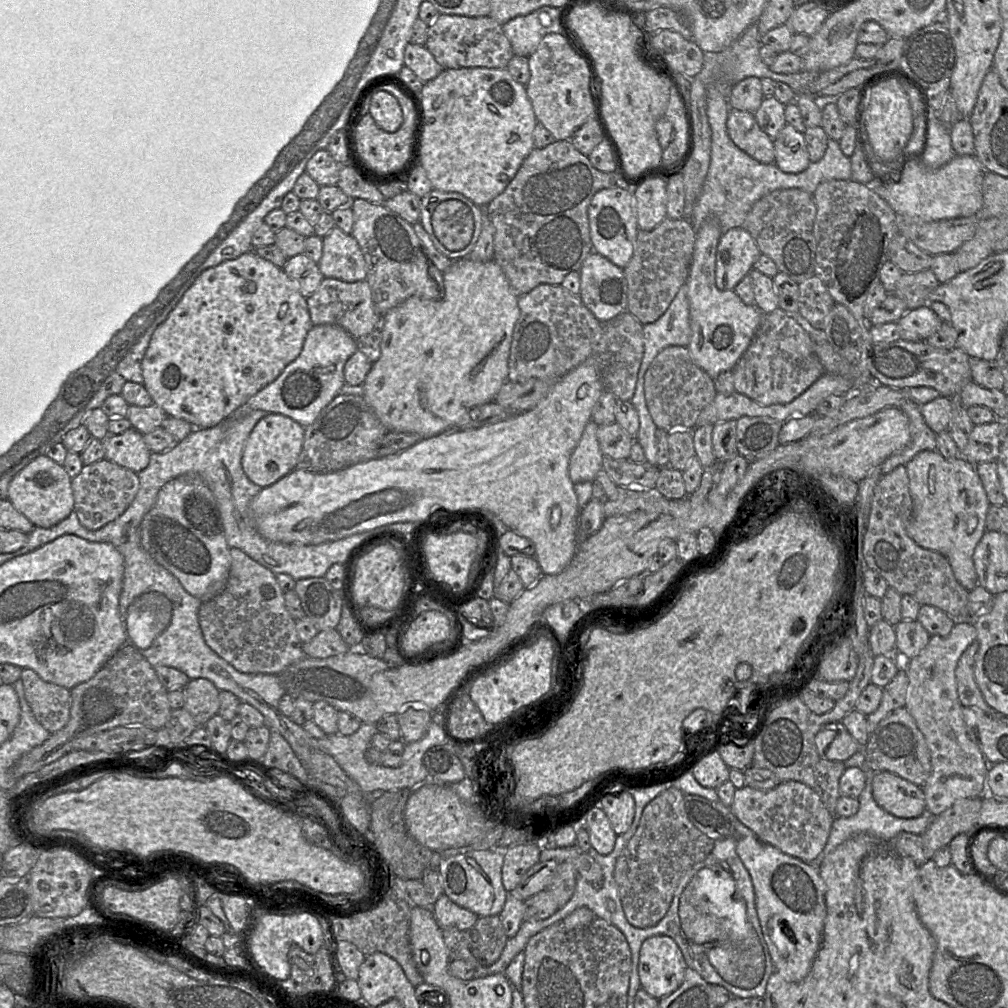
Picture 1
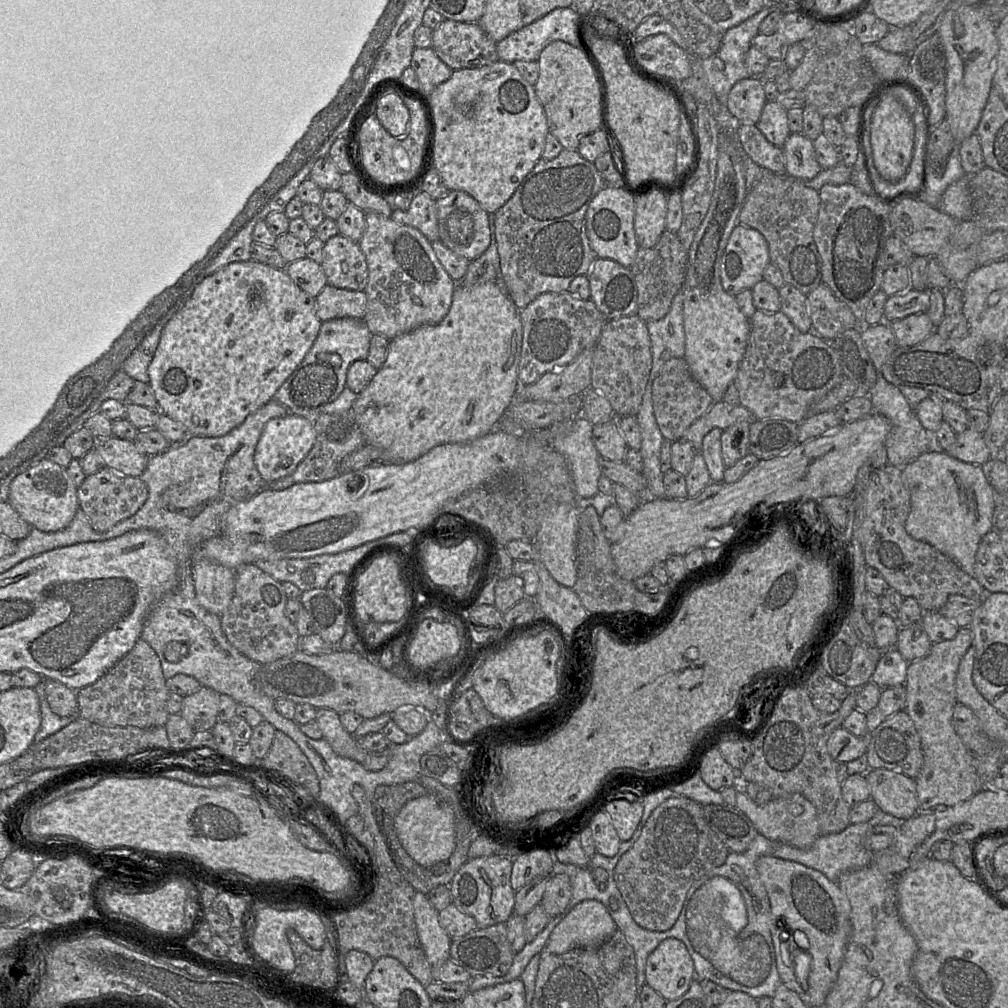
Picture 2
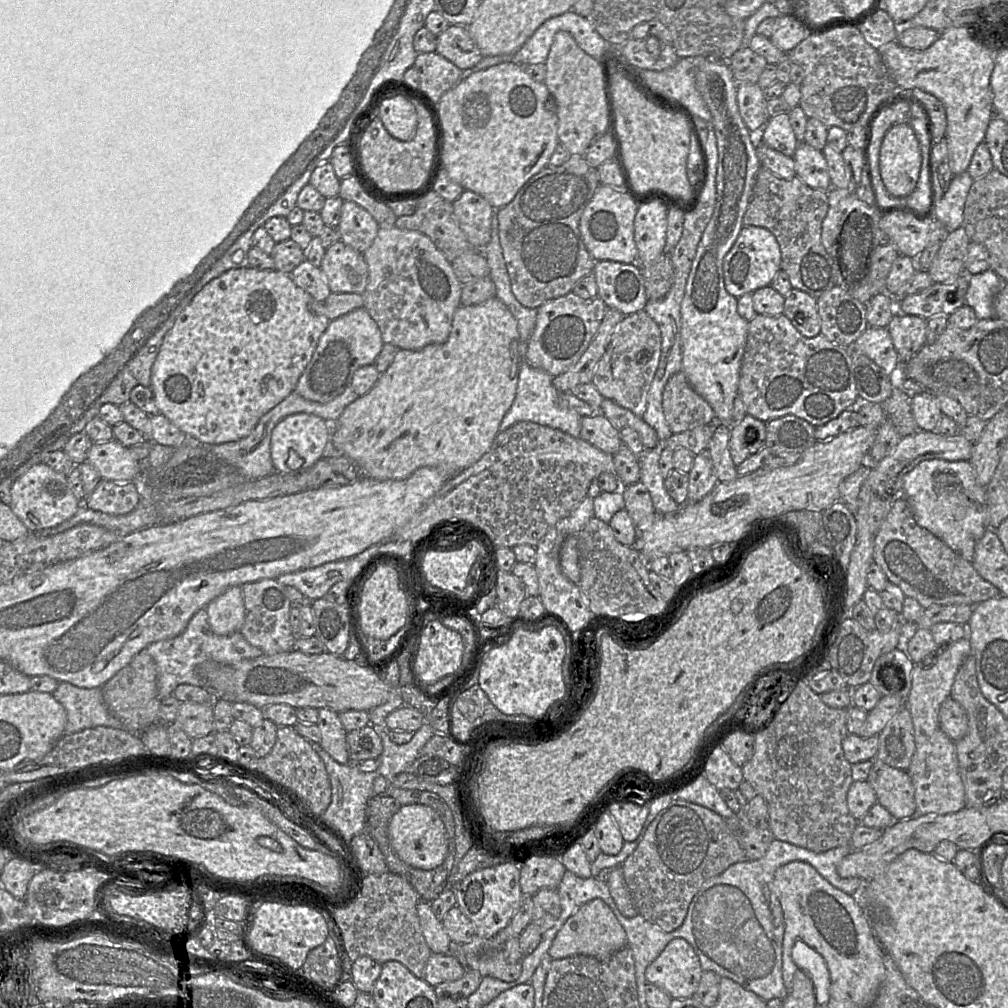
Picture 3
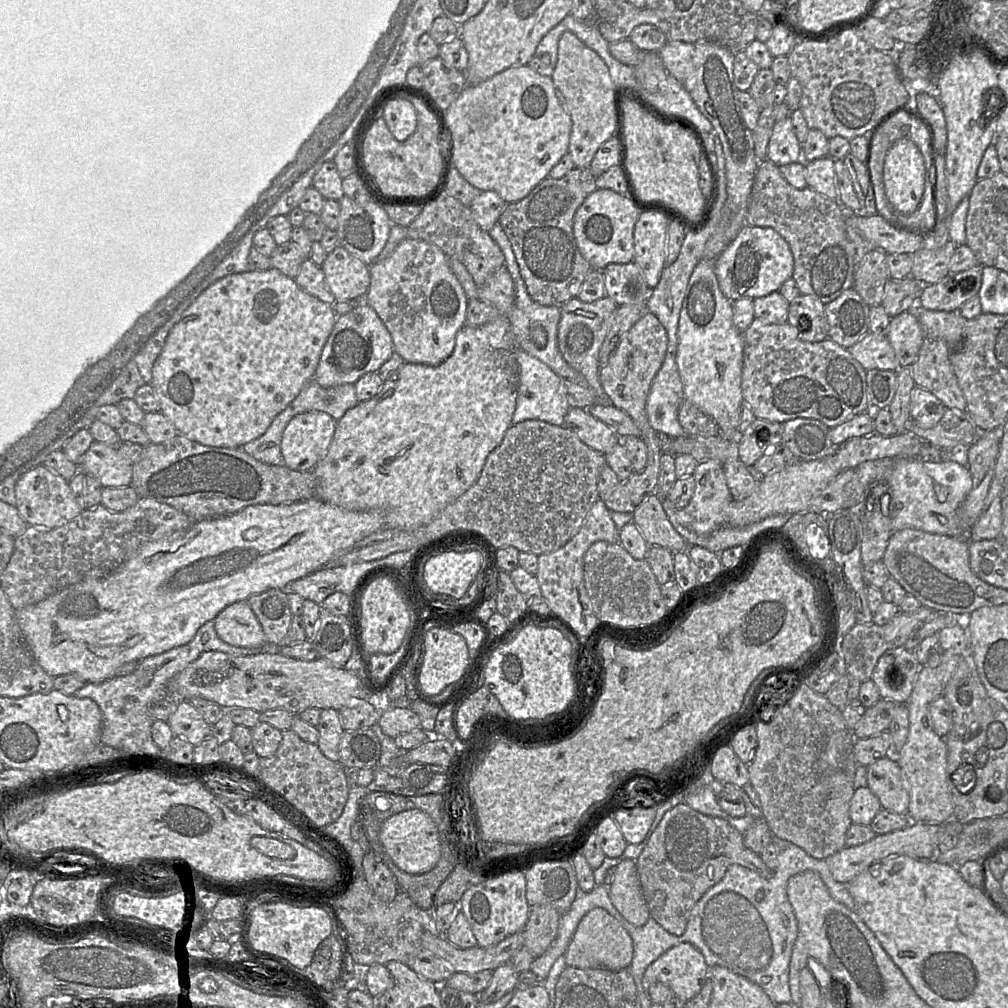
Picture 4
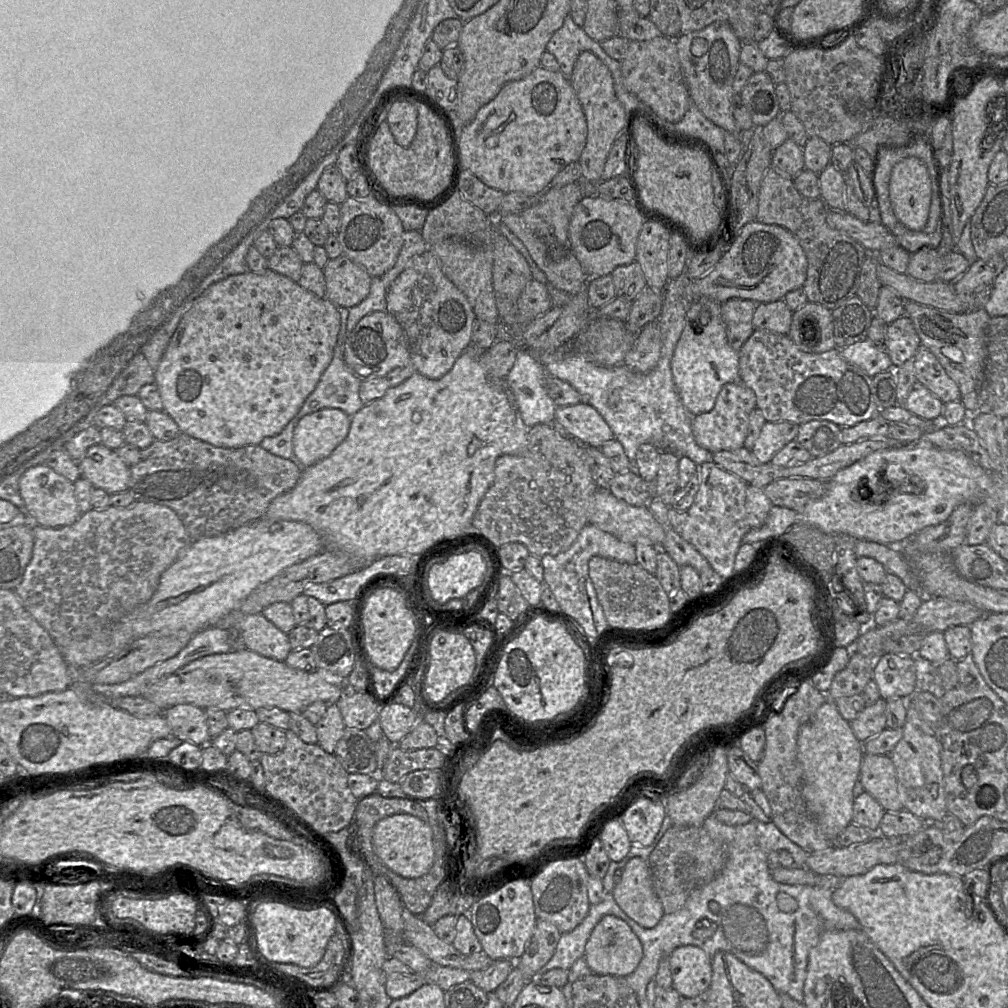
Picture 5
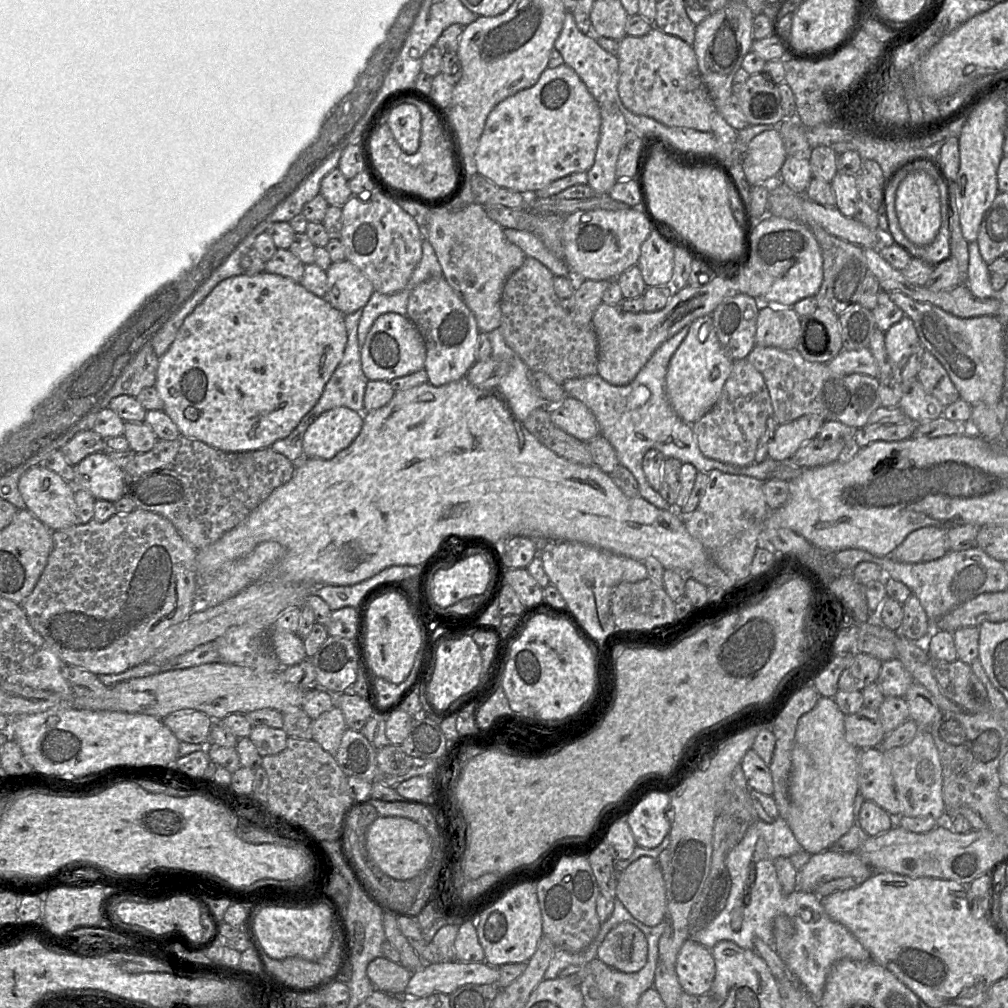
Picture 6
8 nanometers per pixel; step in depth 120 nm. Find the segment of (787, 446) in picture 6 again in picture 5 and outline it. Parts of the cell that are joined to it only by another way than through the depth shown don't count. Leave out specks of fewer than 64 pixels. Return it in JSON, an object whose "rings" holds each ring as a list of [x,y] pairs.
{"rings":[[[766,421],[751,452],[761,463],[770,463],[780,449],[796,439],[798,431],[798,424]]]}

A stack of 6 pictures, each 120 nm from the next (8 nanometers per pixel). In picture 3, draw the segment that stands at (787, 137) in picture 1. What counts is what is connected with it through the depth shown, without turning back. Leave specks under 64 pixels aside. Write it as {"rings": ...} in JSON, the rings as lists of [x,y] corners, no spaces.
{"rings":[[[800,142],[792,156],[796,176],[808,187],[827,192],[832,188],[827,162],[822,151]]]}

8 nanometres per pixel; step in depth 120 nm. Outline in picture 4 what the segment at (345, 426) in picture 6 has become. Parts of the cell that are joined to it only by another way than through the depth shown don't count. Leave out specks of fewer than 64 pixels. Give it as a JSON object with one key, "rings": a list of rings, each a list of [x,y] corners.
{"rings":[[[311,411],[297,414],[286,426],[281,440],[284,465],[291,470],[312,470],[326,454],[337,421],[329,414]]]}

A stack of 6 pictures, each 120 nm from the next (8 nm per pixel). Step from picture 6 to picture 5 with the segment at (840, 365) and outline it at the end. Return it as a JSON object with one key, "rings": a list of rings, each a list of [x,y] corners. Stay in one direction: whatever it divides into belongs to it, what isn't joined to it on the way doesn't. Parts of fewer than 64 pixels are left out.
{"rings":[[[868,339],[858,341],[840,350],[841,356],[861,368],[868,376],[892,369],[892,362],[885,349],[878,349]]]}

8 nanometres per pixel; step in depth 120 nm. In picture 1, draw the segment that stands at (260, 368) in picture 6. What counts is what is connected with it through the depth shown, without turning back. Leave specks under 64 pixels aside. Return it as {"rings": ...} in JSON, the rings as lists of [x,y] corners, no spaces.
{"rings":[[[249,251],[236,259],[224,261],[201,273],[167,319],[156,328],[142,360],[143,385],[151,396],[153,404],[160,407],[168,416],[186,420],[194,428],[212,428],[227,419],[249,398],[272,383],[285,367],[299,356],[305,338],[313,325],[307,298],[301,294],[297,284],[286,274],[283,268],[279,268],[255,252]]]}

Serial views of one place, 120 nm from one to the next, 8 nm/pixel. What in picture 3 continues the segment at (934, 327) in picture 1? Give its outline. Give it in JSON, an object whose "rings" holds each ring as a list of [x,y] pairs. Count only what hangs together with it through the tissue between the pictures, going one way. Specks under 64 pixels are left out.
{"rings":[[[896,312],[887,329],[901,362],[913,357],[926,344],[927,319]]]}

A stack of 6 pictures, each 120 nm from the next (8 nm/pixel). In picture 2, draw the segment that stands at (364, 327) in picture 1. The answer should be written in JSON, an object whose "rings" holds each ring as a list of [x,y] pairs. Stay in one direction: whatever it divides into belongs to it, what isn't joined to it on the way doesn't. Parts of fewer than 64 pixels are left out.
{"rings":[[[327,284],[315,297],[315,302],[321,322],[345,317],[363,320],[366,314],[365,291],[340,289]]]}

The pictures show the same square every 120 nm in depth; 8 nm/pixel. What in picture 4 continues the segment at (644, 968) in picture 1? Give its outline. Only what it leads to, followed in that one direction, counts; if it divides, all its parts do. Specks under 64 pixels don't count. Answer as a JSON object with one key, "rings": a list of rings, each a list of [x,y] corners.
{"rings":[[[688,942],[680,943],[663,953],[645,970],[643,986],[649,994],[653,982],[662,982],[683,1004],[695,997],[710,977],[710,968],[701,951]]]}

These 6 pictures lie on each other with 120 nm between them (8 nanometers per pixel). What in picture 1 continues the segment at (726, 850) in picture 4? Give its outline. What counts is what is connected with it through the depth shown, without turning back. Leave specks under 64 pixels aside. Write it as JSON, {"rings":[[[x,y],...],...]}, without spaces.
{"rings":[[[674,787],[659,794],[643,810],[638,828],[618,857],[614,878],[618,885],[623,910],[628,922],[640,929],[658,924],[673,901],[680,879],[695,864],[702,862],[713,850],[715,841],[697,829],[688,818],[684,793]]]}

